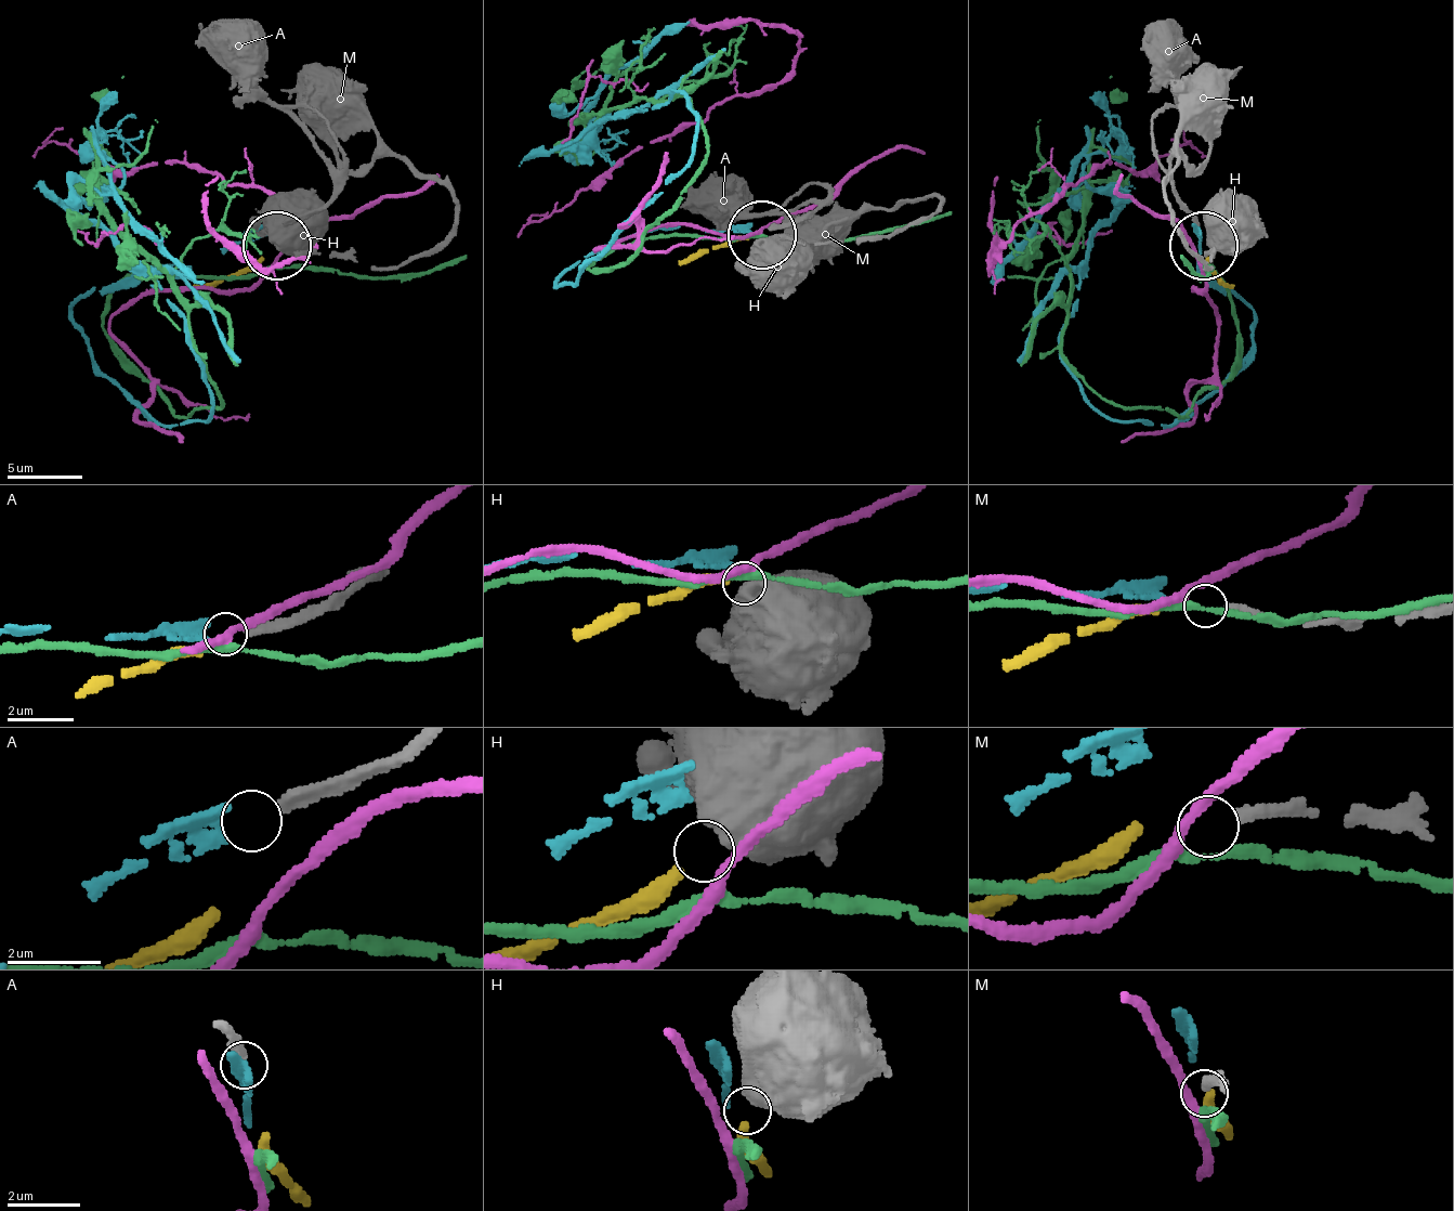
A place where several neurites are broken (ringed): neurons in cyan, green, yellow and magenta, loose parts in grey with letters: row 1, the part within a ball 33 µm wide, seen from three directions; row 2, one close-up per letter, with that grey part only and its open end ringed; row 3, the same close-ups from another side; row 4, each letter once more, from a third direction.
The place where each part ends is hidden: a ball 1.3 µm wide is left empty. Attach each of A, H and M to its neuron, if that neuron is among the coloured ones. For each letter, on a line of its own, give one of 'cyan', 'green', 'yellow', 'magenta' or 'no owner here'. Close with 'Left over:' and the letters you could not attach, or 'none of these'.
A: cyan
H: yellow
M: no owner here
Left over: M

